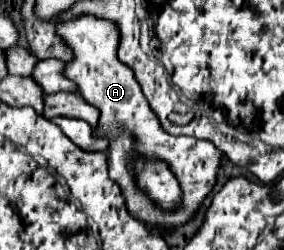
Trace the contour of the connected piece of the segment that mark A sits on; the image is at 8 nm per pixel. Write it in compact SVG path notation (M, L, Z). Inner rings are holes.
M80 16L72 22L58 26L58 34L68 42L74 52L74 62L66 64L66 76L78 84L80 94L100 110L100 126L94 130L98 136L108 136L108 162L110 162L110 176L116 180L124 192L128 202L128 210L138 216L140 220L148 222L154 228L176 228L188 222L194 212L198 210L204 196L216 184L216 172L222 162L222 152L212 142L198 140L192 136L172 136L162 130L160 120L148 108L148 102L140 90L140 84L134 78L134 72L122 64L116 56L118 50L118 28L114 22L100 20L94 16ZM132 158L146 158L146 160L162 160L178 178L182 188L182 204L176 212L164 212L162 208L154 206L154 202L138 188L136 176L130 168Z

